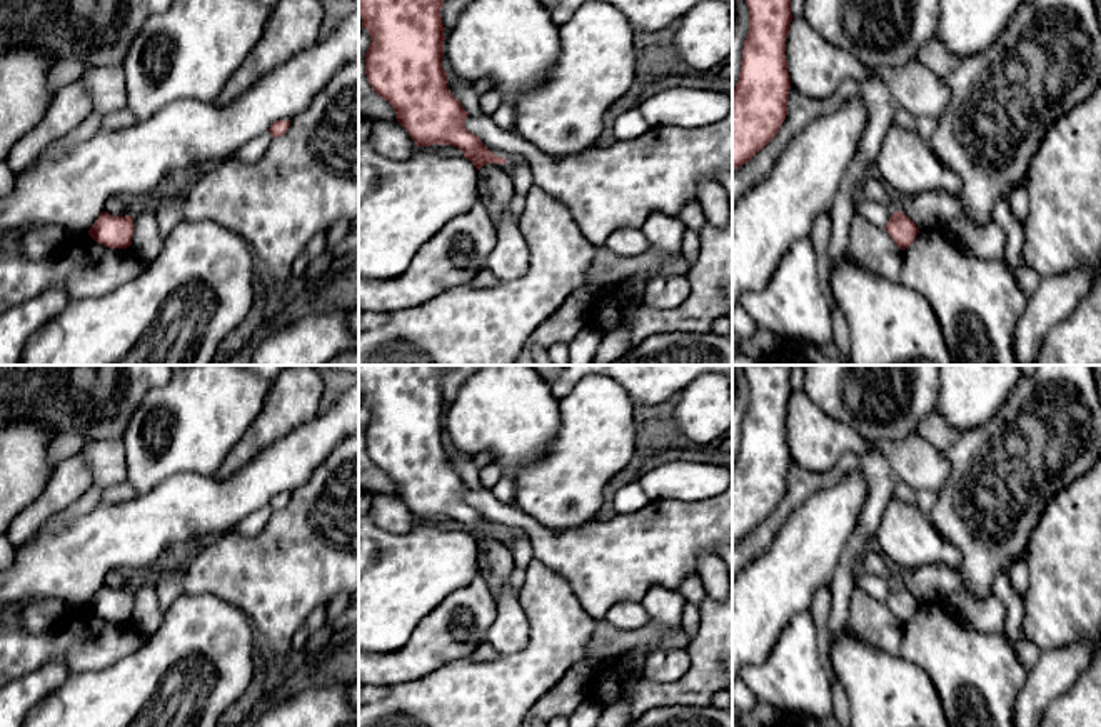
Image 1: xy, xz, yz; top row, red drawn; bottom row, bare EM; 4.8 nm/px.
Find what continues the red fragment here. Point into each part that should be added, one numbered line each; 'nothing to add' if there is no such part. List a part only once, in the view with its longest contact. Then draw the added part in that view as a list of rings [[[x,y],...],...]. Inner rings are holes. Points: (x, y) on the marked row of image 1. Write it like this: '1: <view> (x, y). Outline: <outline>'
nothing to add

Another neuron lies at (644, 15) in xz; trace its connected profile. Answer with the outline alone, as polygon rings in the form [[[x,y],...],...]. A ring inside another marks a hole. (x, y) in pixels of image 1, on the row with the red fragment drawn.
[[[601,0],[624,13],[634,33],[674,27],[692,7],[709,0]]]

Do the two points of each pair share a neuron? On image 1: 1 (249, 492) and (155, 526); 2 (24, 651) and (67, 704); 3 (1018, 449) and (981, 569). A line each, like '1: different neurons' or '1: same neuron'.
1: same neuron
2: different neurons
3: same neuron

